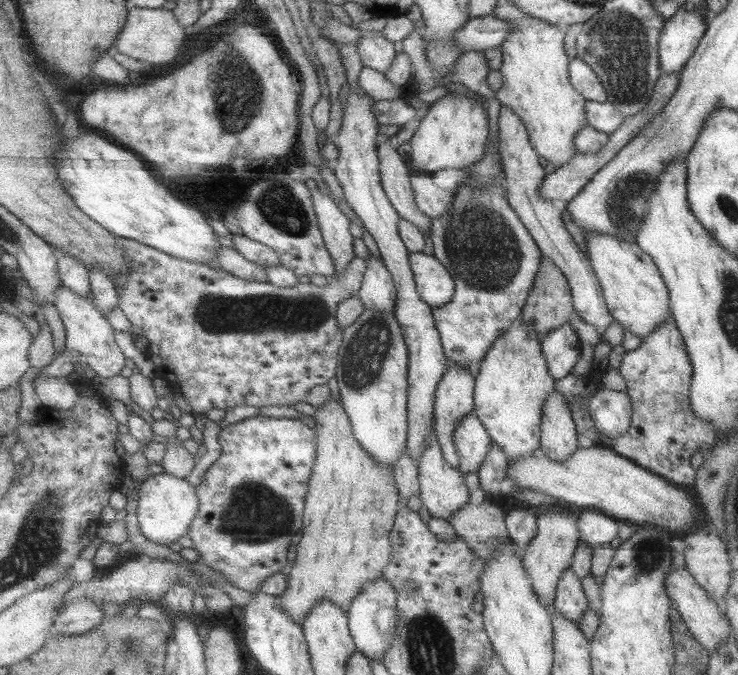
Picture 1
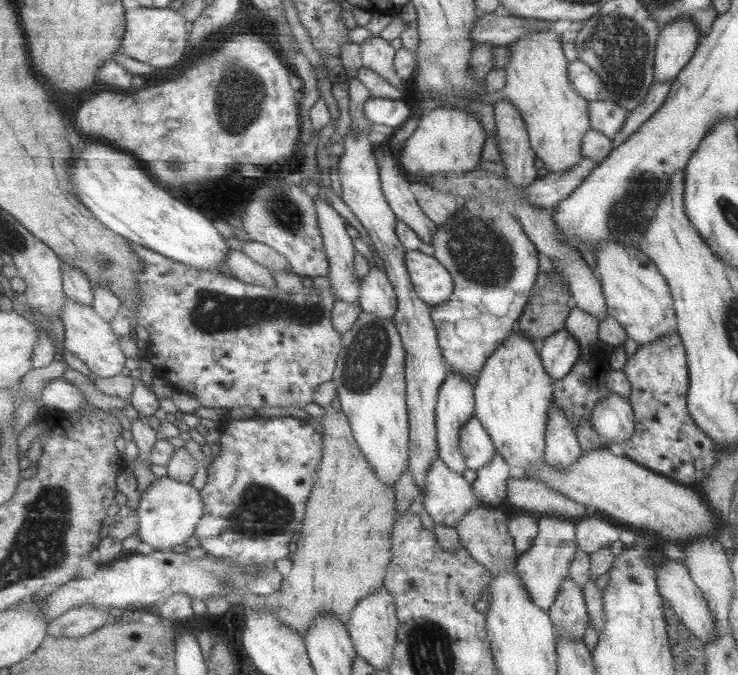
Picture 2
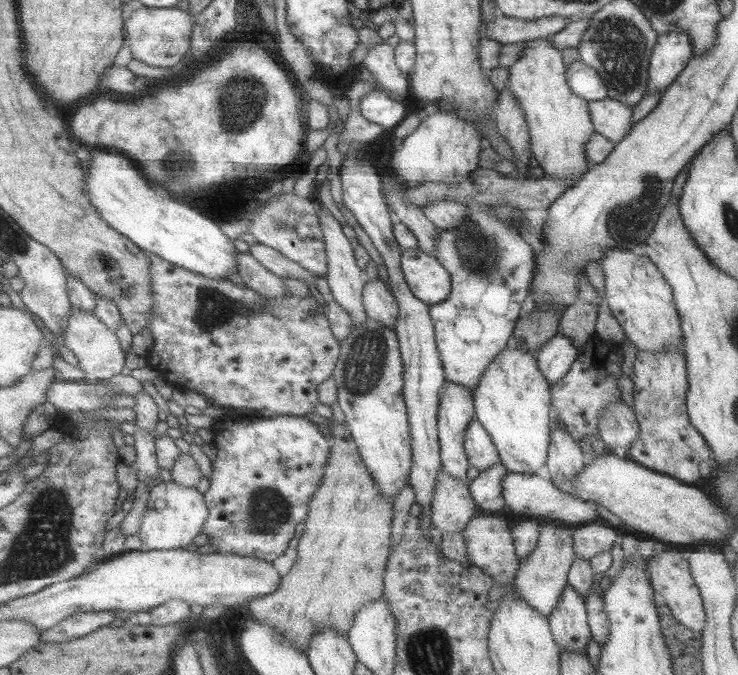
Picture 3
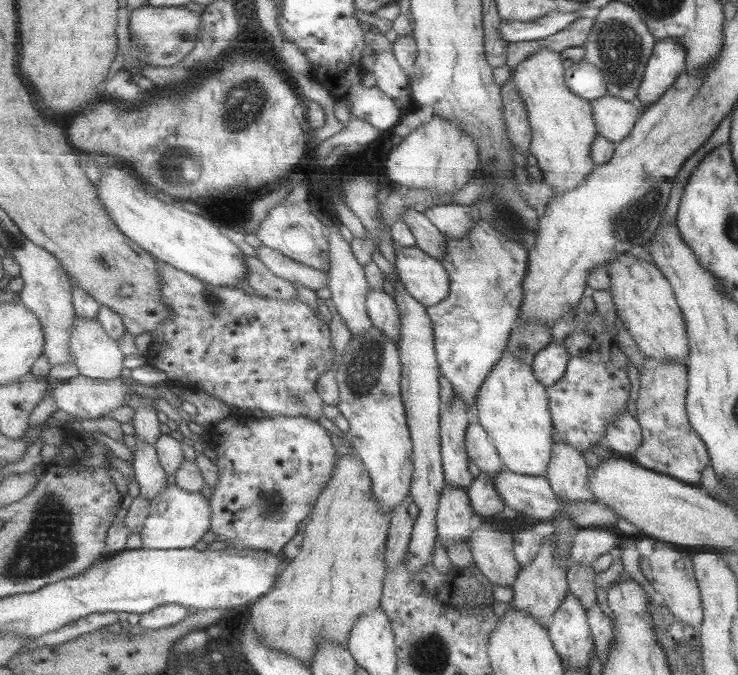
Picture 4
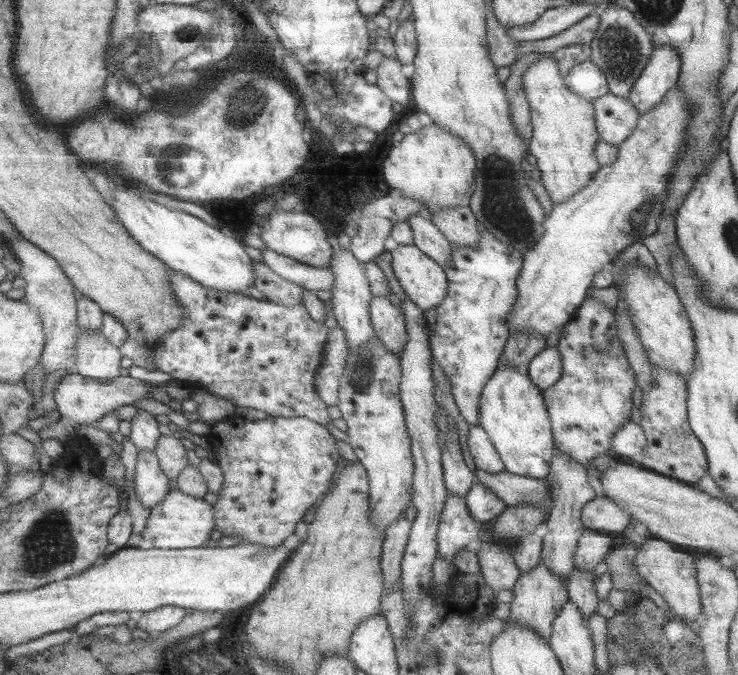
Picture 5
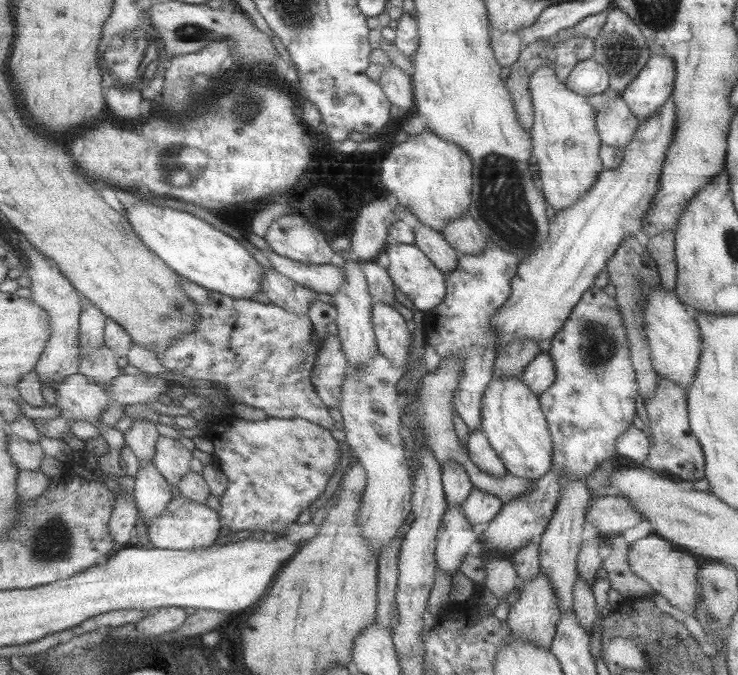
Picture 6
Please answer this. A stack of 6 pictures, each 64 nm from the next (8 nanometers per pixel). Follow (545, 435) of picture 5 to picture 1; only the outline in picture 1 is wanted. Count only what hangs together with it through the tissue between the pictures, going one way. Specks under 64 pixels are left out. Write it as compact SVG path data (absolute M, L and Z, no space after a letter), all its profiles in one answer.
M518 319L497 338L482 361L476 377L474 411L484 421L493 442L505 449L510 462L514 462L517 457L527 457L541 448L541 415L544 412L544 401L554 391L556 381L548 372L548 364L539 340L540 336L536 335L536 330Z

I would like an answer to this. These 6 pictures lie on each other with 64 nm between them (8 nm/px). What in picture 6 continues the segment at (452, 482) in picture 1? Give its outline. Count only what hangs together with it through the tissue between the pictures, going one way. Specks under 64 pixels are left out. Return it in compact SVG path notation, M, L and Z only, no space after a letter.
M463 505L448 507L438 534L437 568L449 576L453 576L457 570L461 571L461 563L467 557L471 544L479 538L475 526L465 516Z

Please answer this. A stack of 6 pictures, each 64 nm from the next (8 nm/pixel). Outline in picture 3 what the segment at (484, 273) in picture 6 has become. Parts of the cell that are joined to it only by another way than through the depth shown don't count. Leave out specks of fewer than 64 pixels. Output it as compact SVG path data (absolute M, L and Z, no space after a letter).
M486 207L471 209L469 217L465 217L457 229L442 230L437 252L433 254L452 273L452 294L445 302L431 308L441 360L444 361L448 381L469 387L472 392L476 391L493 360L509 347L521 304L529 294L529 284L535 272L535 255L519 233L513 225L487 211Z

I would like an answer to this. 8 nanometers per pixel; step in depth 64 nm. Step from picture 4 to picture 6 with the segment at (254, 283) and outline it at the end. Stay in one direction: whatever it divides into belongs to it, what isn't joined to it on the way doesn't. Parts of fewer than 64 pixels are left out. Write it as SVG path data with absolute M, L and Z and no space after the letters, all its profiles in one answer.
M274 267L265 269L261 286L263 286L263 293L273 303L295 313L309 314L310 303L319 296L319 292L291 280L289 276L281 274Z

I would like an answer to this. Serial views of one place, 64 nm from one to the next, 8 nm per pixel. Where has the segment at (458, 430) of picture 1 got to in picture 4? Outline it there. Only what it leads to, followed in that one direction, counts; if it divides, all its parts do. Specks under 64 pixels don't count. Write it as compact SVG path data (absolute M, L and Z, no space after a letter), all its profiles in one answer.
M480 422L469 426L466 435L466 448L468 455L479 467L480 472L495 475L505 468L494 439Z

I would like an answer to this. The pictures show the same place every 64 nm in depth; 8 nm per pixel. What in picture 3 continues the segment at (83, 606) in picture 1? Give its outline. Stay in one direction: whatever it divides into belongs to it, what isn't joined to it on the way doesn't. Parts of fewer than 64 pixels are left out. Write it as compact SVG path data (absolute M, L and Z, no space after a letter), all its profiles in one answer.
M81 611L78 614L65 618L65 620L55 625L55 627L43 631L41 642L60 643L76 638L83 638L83 636L87 636L101 627L111 624L115 619L113 611Z

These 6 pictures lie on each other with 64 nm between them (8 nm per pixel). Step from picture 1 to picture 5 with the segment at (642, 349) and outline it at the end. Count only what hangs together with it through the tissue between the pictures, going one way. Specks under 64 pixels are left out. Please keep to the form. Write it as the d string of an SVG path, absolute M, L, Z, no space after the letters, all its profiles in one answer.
M650 363L651 387L641 394L640 427L647 445L636 459L636 465L673 478L683 483L695 485L708 470L703 445L693 434L686 416L686 381L677 372L660 370Z

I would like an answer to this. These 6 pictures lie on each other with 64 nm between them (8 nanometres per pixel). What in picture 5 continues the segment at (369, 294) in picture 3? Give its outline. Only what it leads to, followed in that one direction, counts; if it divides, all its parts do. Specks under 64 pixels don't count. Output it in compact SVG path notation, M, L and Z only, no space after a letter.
M374 296L371 316L377 336L384 341L390 352L401 358L408 340L404 312L399 310L389 297Z

